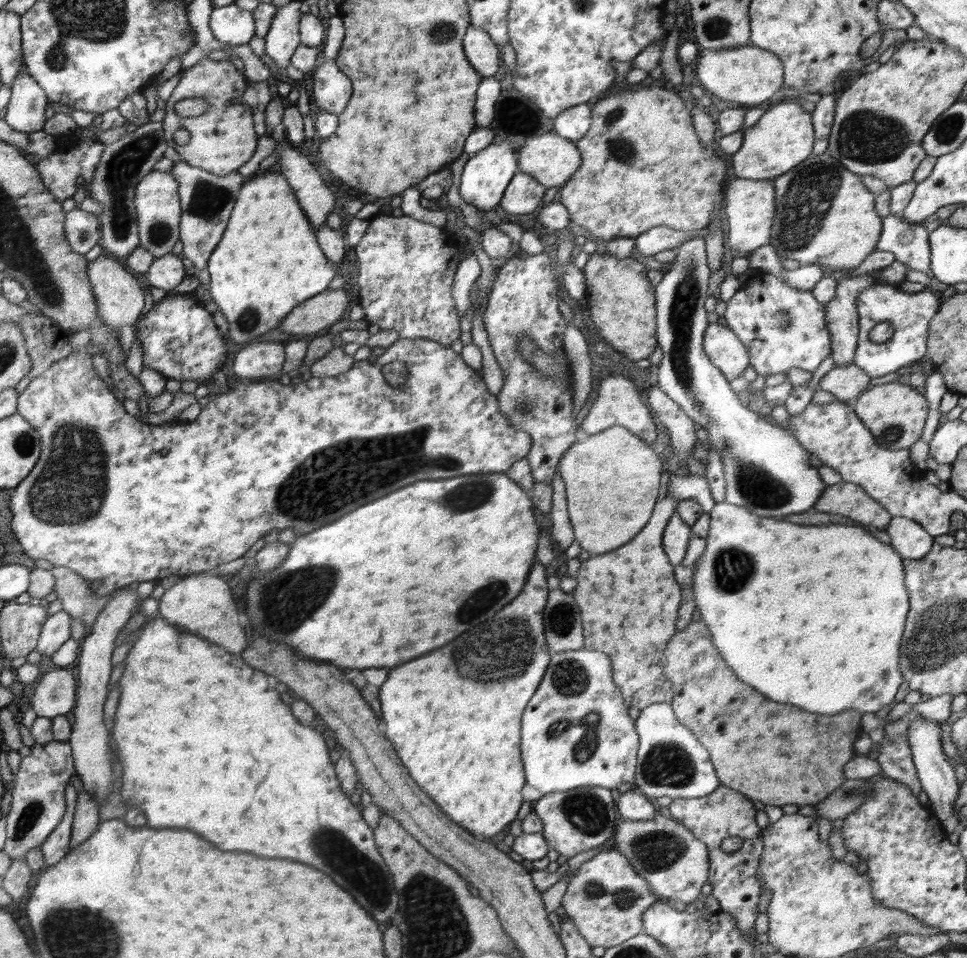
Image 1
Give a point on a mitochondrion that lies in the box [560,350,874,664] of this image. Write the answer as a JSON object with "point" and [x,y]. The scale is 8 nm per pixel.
{"point":[759,488]}

